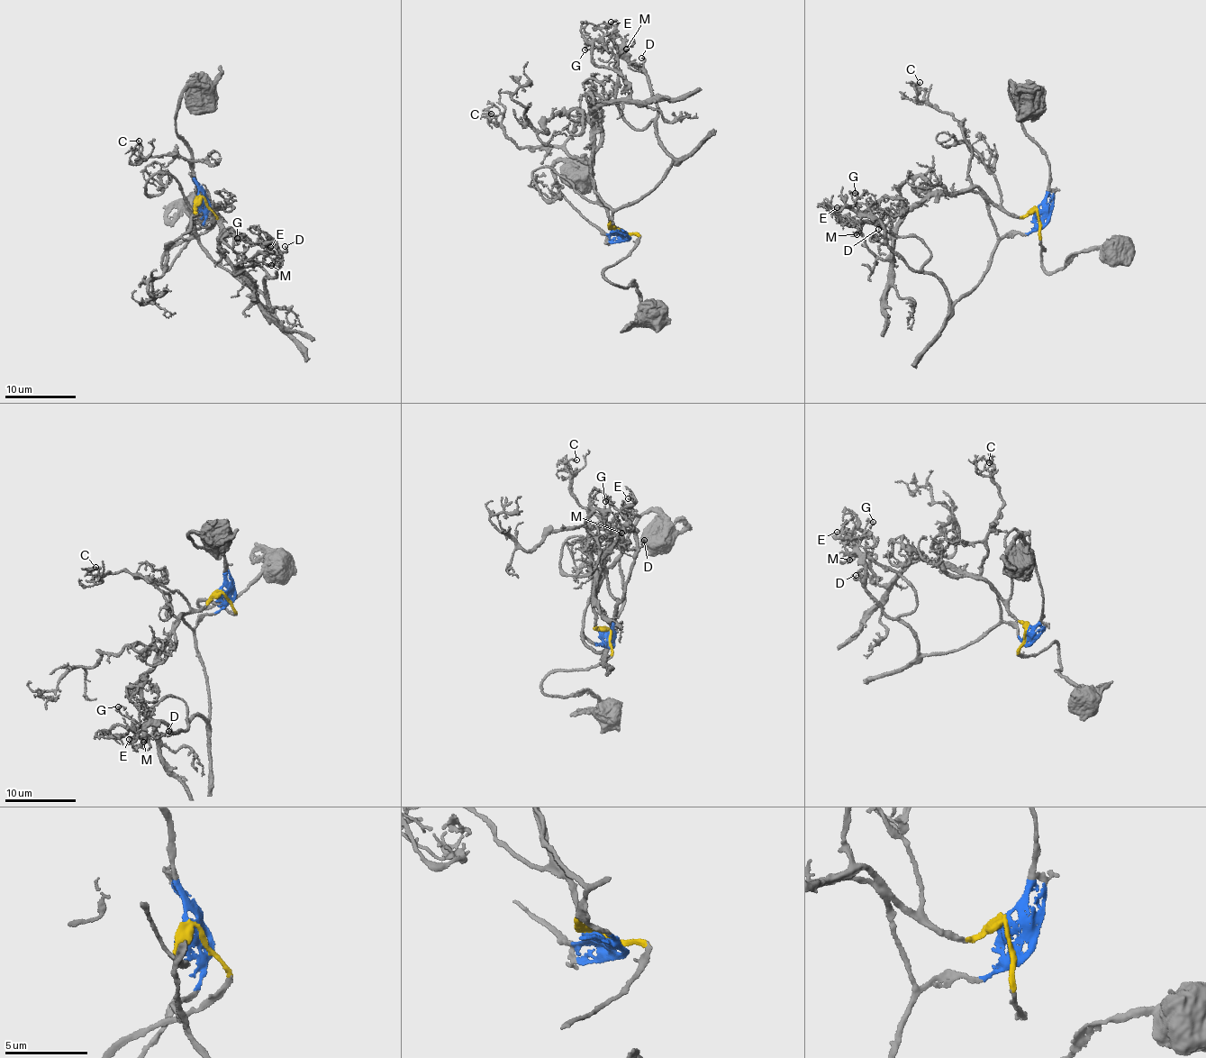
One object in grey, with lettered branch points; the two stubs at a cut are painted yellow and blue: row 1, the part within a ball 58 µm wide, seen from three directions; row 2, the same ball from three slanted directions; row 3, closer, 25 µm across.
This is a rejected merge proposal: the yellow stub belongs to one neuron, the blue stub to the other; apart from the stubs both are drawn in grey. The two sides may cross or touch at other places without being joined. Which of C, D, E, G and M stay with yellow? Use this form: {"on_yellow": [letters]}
{"on_yellow": ["C"]}

